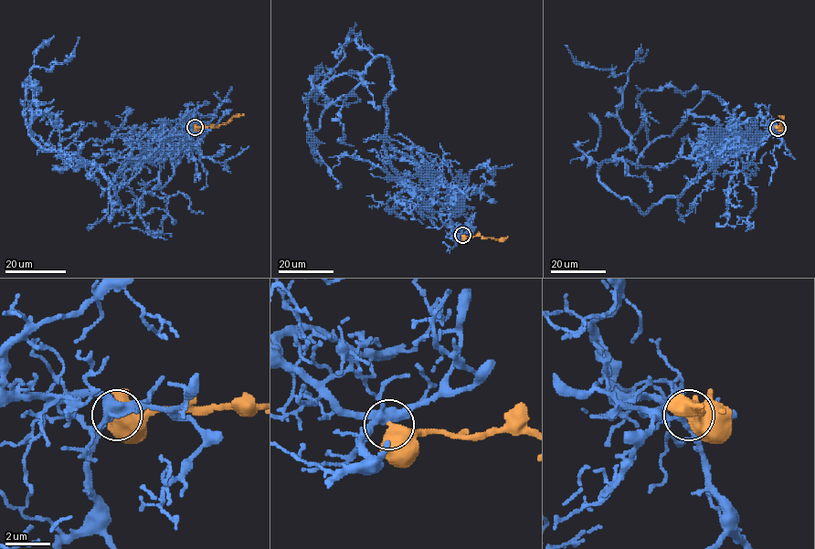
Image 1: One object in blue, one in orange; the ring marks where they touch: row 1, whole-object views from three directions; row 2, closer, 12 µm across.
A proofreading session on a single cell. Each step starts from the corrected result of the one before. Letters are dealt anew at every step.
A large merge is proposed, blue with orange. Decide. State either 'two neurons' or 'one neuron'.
two neurons

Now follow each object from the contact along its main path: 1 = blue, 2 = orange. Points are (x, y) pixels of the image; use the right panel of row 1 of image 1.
1: (777, 128), (642, 213), (599, 178), (603, 162), (629, 144), (617, 112), (628, 72), (580, 65), (565, 45)
2: (777, 128), (782, 118), (778, 116)

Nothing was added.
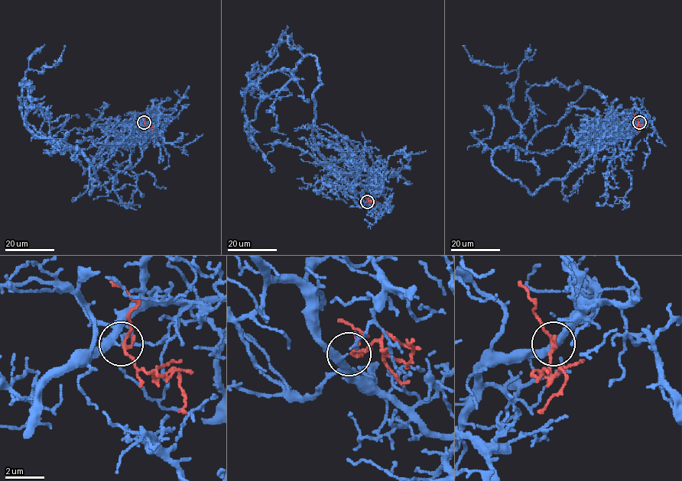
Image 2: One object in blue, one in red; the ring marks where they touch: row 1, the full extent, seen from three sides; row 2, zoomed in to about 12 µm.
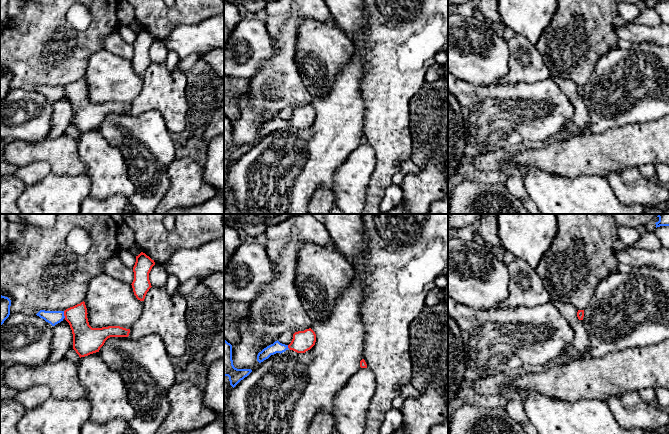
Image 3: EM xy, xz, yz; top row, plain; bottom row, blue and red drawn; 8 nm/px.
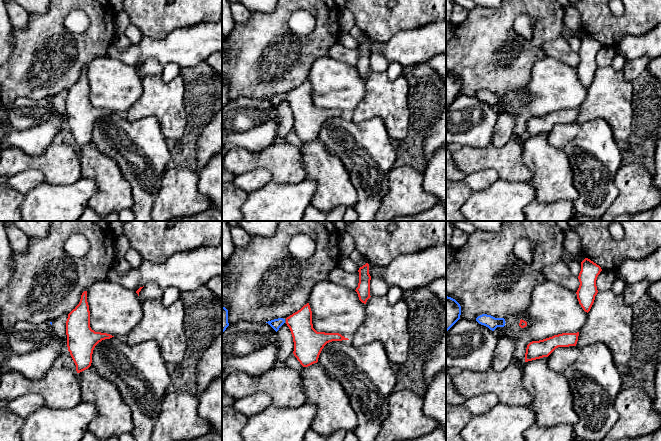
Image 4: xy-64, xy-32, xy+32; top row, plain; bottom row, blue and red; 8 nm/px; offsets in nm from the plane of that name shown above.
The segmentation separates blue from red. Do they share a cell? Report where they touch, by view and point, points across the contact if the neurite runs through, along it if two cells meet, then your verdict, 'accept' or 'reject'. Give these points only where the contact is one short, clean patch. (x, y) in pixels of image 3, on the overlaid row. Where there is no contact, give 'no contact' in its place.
xy (63, 314) | across xy (53, 317), (63, 314), (81, 329), (84, 336) | accept

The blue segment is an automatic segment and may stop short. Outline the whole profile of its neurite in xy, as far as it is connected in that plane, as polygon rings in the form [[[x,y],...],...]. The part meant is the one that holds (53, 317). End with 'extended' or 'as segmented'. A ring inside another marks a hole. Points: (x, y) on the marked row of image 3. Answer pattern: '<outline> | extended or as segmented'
[[[81,302],[65,311],[40,310],[36,315],[52,326],[64,319],[69,323],[73,334],[73,349],[79,357],[99,352],[105,341],[110,337],[128,337],[130,329],[120,326],[92,328],[87,318],[85,302]]] | extended

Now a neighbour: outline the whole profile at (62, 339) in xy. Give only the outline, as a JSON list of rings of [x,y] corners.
[[[61,321],[53,326],[52,348],[48,362],[55,363],[65,358],[72,342],[73,334],[67,322]]]

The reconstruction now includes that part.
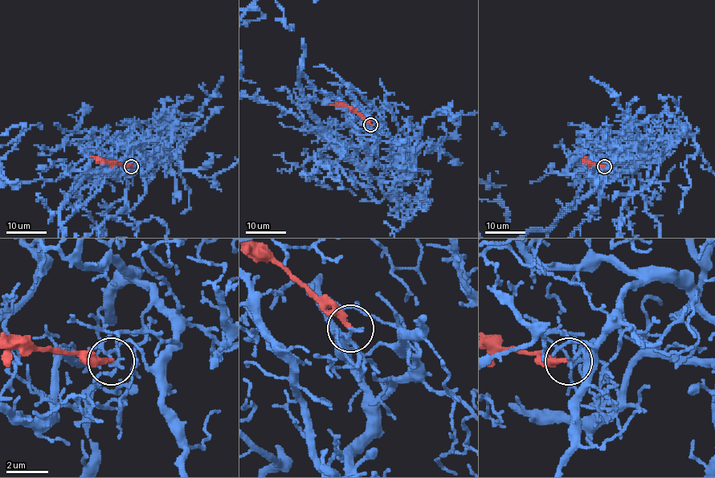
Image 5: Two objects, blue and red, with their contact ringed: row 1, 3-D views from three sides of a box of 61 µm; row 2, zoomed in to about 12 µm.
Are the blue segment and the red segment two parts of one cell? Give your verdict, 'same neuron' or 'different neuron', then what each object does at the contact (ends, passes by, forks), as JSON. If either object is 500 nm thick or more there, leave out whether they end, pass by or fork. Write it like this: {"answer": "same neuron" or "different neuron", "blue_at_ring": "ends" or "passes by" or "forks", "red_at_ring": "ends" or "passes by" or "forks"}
{"answer": "different neuron", "blue_at_ring": "forks", "red_at_ring": "ends"}

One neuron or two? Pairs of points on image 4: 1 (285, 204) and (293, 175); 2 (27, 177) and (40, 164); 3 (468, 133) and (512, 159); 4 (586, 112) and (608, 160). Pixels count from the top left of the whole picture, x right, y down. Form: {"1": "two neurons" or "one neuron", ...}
{"1": "two neurons", "2": "two neurons", "3": "two neurons", "4": "two neurons"}

